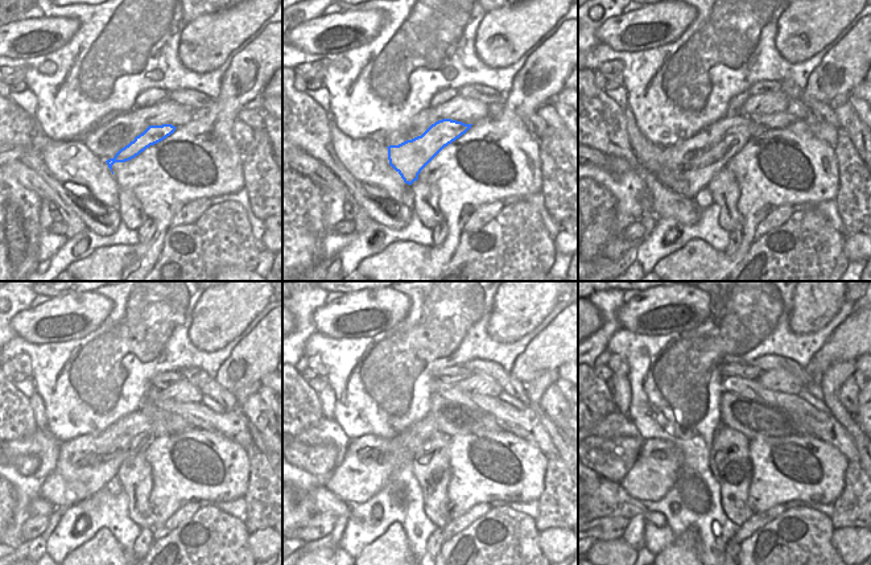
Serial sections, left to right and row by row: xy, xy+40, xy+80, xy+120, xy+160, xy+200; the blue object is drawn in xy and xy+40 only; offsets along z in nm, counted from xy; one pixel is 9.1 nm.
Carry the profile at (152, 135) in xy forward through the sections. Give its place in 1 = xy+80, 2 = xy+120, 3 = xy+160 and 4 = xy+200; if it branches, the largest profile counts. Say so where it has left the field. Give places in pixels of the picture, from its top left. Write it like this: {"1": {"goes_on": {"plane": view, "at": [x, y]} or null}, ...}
{"1": {"goes_on": {"plane": "xy+80", "at": [700, 157]}}, "2": {"goes_on": {"plane": "xy+120", "at": [100, 457]}}, "3": {"goes_on": {"plane": "xy+160", "at": [347, 479]}}, "4": {"goes_on": {"plane": "xy+200", "at": [643, 479]}}}

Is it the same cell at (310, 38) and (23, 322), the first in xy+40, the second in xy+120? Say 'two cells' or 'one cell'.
one cell

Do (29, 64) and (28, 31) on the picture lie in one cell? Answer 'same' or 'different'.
different

